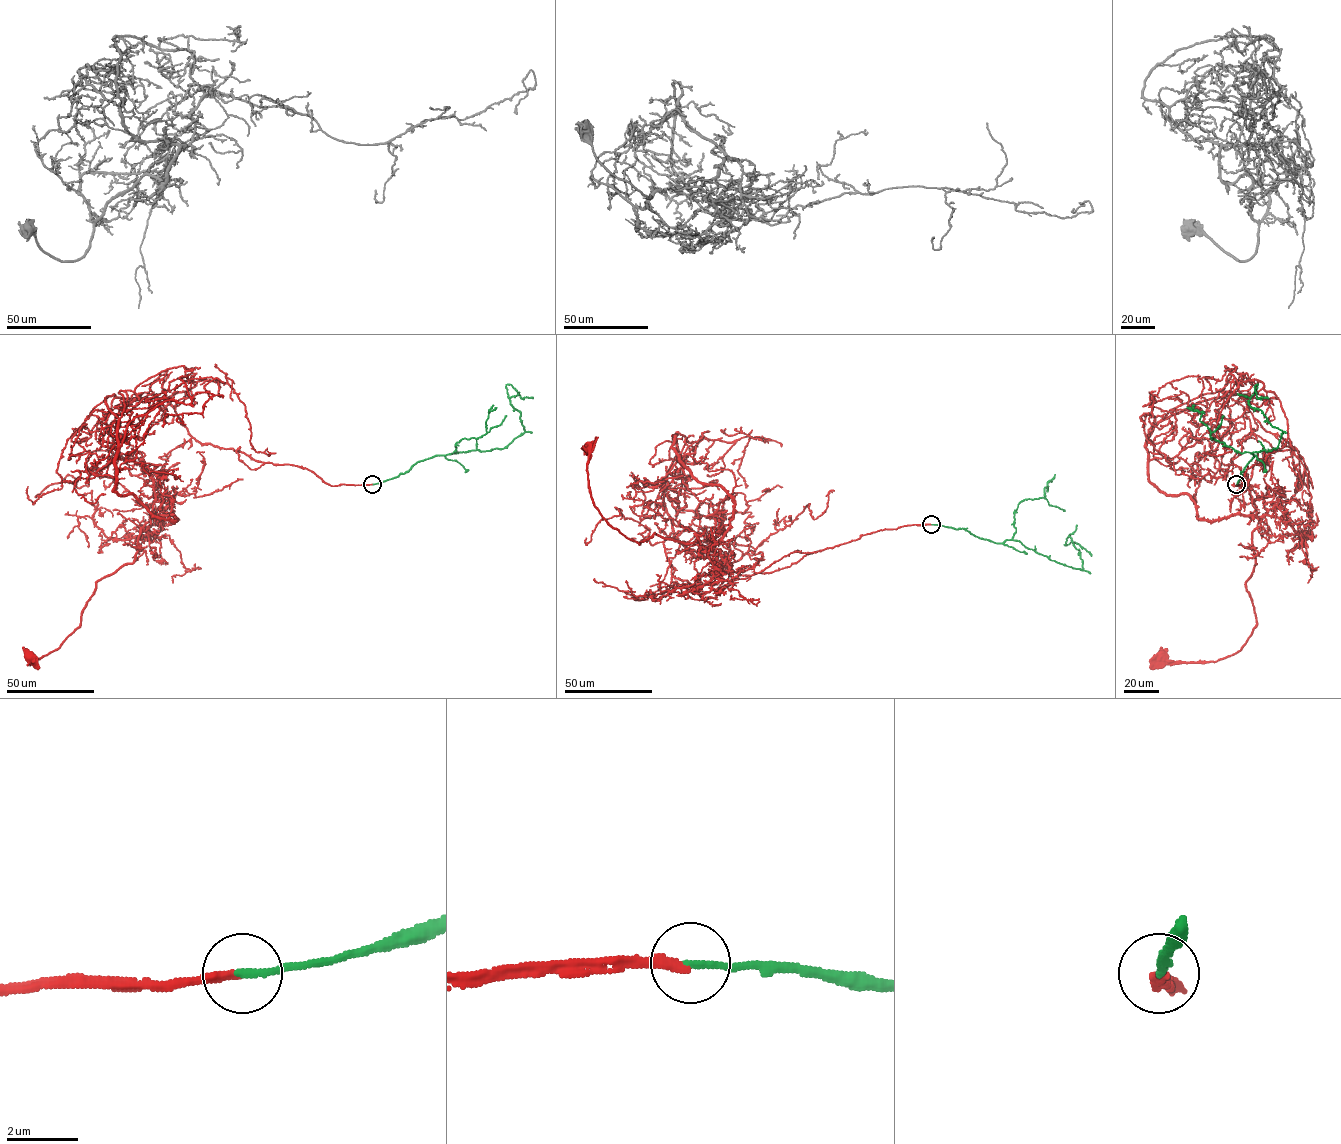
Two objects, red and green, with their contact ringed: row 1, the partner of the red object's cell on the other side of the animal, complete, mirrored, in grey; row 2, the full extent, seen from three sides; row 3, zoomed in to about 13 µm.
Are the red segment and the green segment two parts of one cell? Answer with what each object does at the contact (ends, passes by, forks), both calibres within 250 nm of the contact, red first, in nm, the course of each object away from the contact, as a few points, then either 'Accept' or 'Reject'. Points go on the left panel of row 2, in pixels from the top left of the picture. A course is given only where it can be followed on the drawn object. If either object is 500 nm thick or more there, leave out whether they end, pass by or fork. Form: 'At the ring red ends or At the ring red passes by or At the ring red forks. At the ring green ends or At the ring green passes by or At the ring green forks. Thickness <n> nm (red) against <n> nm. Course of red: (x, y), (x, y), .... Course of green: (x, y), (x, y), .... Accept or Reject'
At the ring red ends. At the ring green ends. Thickness 260 nm (red) against 200 nm. Course of red: (372, 484), (200, 444), (164, 399), (107, 397), (113, 490), (175, 519), (145, 524), (80, 624), (30, 658). Course of green: (372, 484), (438, 455), (506, 447), (525, 431), (506, 385), (521, 398), (533, 398). Accept

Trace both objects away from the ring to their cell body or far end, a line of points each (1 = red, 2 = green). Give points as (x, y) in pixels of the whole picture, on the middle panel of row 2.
1: (931, 524), (739, 574), (676, 538), (676, 433), (733, 498), (717, 543), (628, 539), (594, 505), (589, 447)
2: (931, 524), (996, 543), (1019, 541), (1073, 568), (1083, 570), (1069, 536), (1064, 545), (1074, 542), (1091, 556)

